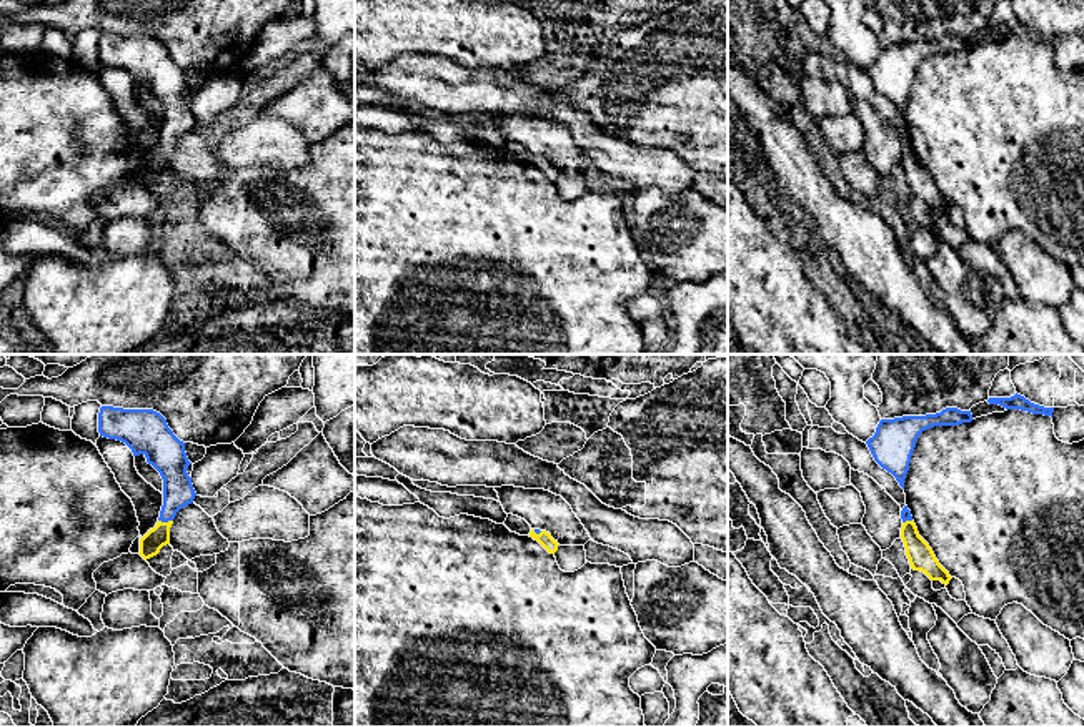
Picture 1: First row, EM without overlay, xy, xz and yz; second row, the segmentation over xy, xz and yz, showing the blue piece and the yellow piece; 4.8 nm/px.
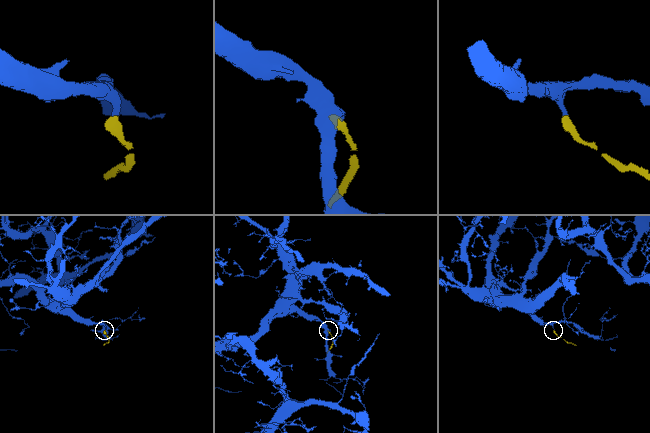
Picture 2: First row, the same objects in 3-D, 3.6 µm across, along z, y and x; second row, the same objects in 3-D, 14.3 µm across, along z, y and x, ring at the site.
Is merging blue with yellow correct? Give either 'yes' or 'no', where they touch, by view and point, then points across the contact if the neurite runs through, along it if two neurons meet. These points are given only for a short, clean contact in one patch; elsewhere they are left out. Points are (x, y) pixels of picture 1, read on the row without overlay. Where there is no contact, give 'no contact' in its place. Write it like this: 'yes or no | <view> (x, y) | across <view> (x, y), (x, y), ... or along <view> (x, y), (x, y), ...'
yes | xy (165, 148) | across xy (179, 118), (165, 148), (160, 162), (150, 172)

